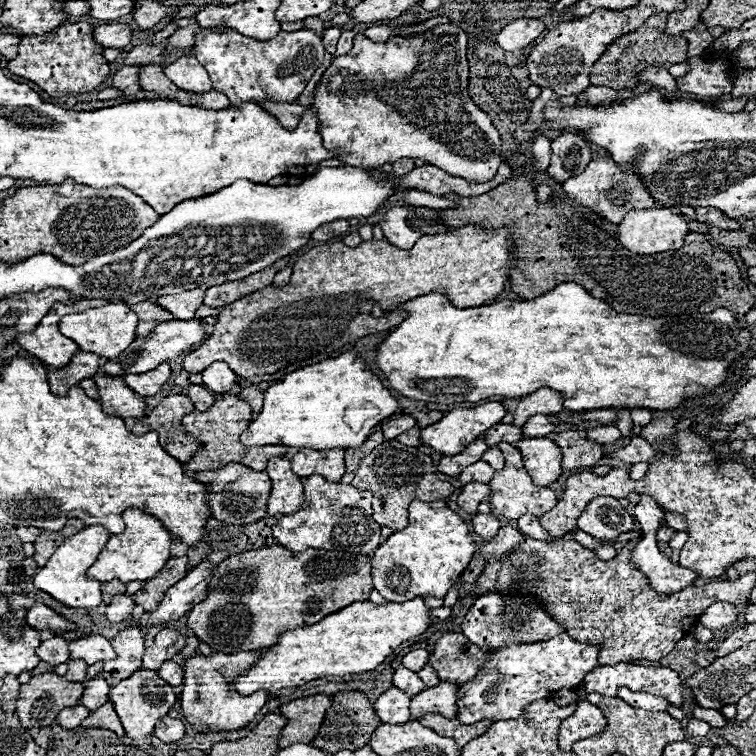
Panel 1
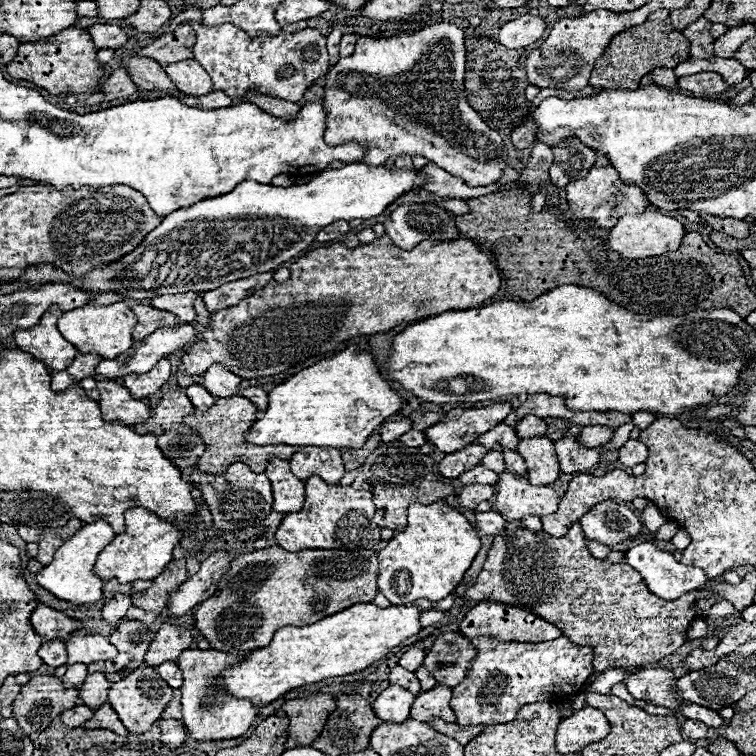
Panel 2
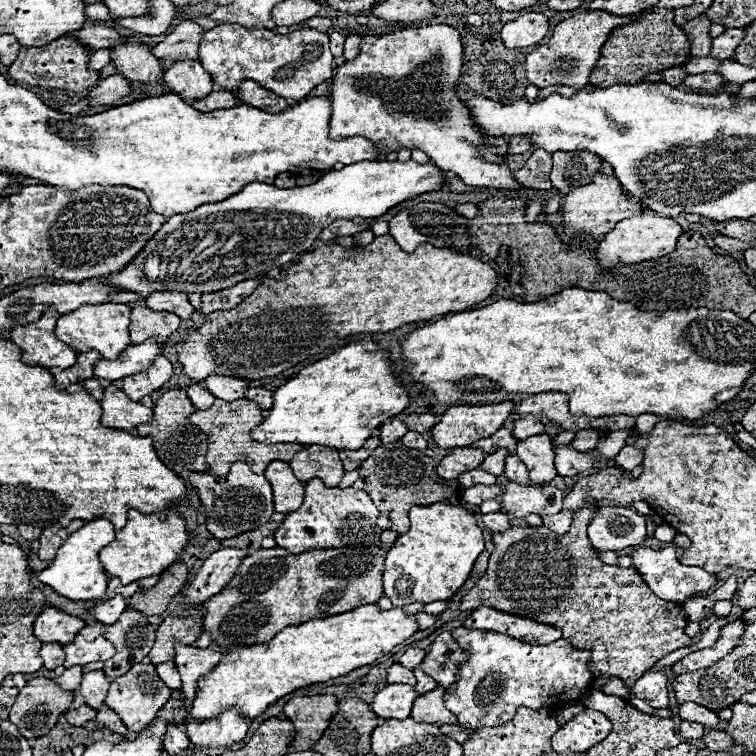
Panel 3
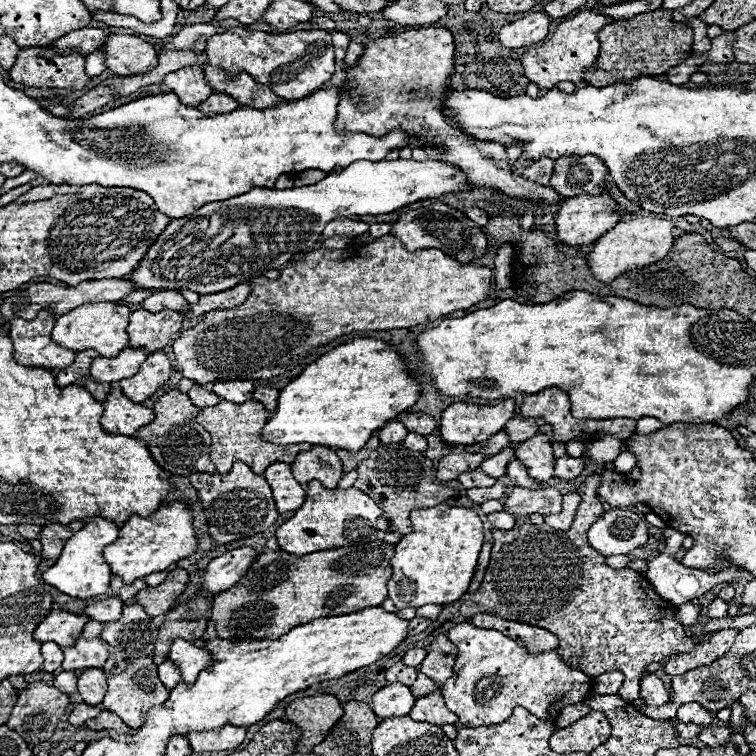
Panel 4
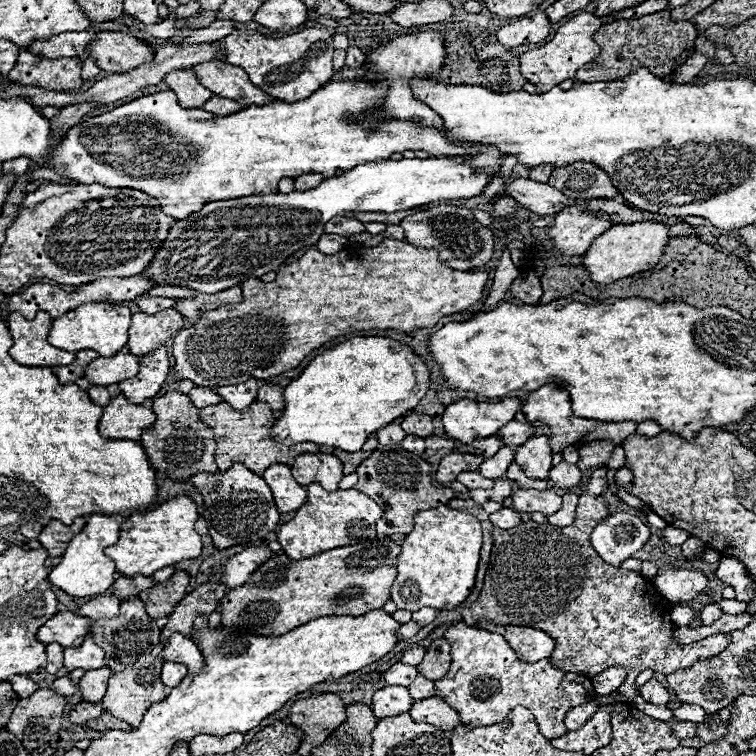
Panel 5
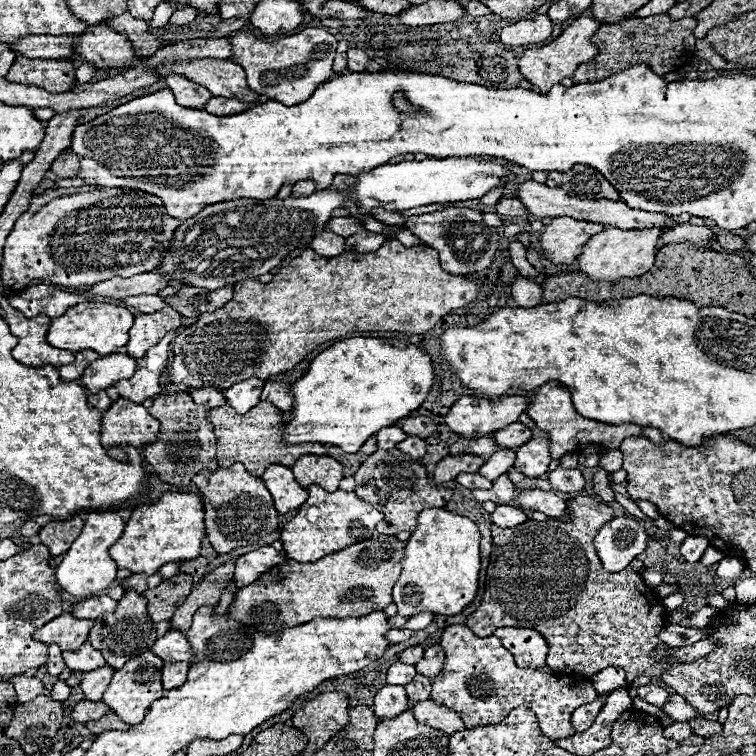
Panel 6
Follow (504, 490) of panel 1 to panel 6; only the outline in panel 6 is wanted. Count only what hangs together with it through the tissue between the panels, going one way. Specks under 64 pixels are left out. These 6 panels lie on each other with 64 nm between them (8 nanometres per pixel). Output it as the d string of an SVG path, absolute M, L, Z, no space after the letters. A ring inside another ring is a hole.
M522 490L516 498L516 504L522 510L536 510L544 512L546 516L562 516L566 510L566 502L556 496L554 492L544 492L544 490Z

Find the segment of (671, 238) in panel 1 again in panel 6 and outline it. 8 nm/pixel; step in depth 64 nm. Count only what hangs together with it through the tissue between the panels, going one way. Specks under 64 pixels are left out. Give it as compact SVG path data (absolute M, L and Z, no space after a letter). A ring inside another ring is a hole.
M608 226L600 234L592 236L582 252L578 254L578 270L584 272L592 280L618 280L622 276L634 278L642 276L642 272L648 272L654 264L654 256L658 252L656 242L662 236L662 230L650 228L650 230L620 230Z

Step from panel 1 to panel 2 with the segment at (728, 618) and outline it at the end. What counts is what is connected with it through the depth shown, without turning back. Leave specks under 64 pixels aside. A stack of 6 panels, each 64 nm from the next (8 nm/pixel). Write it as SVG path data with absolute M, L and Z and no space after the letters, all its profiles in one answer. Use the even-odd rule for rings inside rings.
M720 600L708 610L704 620L720 620L720 618L728 618L732 614L734 614L734 606L728 600Z

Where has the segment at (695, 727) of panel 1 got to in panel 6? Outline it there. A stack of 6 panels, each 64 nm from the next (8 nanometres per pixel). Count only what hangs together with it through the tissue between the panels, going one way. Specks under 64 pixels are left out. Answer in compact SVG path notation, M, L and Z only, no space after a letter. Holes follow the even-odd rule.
M674 722L672 726L664 729L664 736L670 740L686 740L692 734L692 728L686 722Z

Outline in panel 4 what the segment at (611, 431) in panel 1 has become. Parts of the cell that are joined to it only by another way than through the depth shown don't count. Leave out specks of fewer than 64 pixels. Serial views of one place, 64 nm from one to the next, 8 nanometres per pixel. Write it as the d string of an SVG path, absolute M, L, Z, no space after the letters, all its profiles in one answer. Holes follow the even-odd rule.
M576 438L576 440L566 442L566 454L568 454L568 456L582 456L586 444L588 444L588 442L582 440L582 438Z

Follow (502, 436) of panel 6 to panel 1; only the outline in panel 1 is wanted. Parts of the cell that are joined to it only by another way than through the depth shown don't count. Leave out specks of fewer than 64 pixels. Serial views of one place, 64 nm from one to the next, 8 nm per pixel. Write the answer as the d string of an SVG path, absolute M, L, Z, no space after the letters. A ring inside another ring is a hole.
M532 416L524 426L522 426L522 436L524 438L542 438L542 436L548 436L550 432L554 430L554 424L548 420L548 416Z

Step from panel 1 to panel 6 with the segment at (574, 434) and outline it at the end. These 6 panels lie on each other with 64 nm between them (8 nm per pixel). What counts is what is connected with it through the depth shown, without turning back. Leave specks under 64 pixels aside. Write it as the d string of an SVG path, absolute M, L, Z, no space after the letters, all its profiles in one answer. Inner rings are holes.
M560 466L548 474L548 480L552 482L554 490L566 492L566 494L580 492L580 490L584 490L584 484L586 484L580 470L576 470L576 468L566 470L566 468L560 468Z

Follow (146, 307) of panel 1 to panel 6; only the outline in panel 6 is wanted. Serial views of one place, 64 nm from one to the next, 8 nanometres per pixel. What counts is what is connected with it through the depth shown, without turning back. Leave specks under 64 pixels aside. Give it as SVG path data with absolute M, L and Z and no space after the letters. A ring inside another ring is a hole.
M162 308L154 314L140 314L134 318L130 328L130 340L126 344L126 354L132 358L142 358L148 348L156 346L170 330L180 326L180 314L172 308Z

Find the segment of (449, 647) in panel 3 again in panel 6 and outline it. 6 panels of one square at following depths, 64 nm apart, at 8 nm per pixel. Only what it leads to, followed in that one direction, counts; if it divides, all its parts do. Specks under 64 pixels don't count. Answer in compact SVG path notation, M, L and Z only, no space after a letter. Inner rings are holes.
M434 644L424 650L422 660L416 664L416 672L432 678L432 676L438 676L438 672L442 670L442 664L444 664L444 650L440 648L440 644Z

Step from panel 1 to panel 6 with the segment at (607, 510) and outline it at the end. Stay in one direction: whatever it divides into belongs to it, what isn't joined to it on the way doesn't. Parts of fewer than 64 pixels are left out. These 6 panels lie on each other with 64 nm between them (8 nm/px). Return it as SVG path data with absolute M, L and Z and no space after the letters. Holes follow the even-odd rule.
M620 516L598 530L594 546L600 554L602 566L608 572L622 572L636 556L648 548L646 538L648 536L644 528L636 520Z

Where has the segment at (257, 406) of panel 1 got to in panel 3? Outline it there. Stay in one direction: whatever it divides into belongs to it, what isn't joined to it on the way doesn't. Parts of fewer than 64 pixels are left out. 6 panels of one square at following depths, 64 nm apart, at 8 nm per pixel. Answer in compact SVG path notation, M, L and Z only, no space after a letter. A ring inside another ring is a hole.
M250 388L250 390L246 392L246 398L256 400L262 410L268 410L270 404L274 404L274 392L270 392L270 390L266 390L266 388Z

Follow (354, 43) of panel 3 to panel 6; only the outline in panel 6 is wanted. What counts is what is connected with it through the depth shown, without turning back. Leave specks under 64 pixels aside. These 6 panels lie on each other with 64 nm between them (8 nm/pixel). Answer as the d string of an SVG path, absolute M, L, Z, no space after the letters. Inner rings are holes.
M358 48L348 50L348 70L350 72L364 72L368 62L370 62L370 58L362 50L358 50Z

